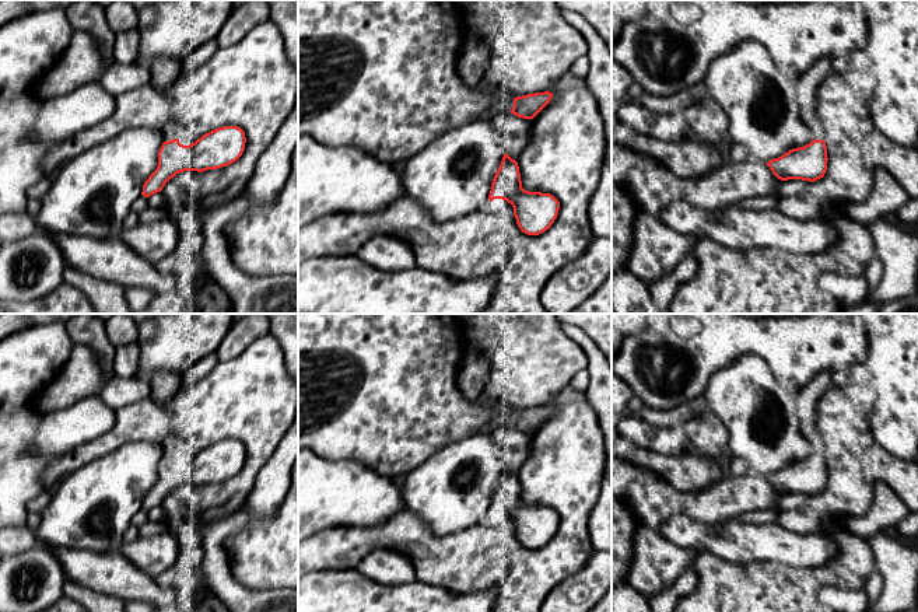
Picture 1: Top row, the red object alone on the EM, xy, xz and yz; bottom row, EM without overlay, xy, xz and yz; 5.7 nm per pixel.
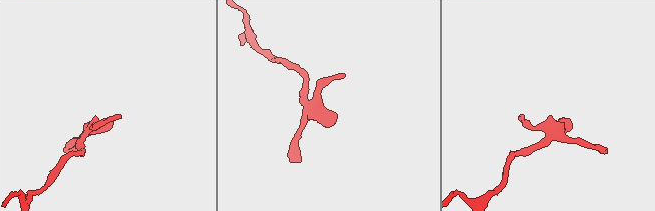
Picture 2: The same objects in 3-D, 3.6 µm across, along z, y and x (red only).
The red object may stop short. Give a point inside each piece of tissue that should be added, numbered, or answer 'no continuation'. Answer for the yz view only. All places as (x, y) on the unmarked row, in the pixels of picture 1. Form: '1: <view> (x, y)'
1: yz (806, 402)

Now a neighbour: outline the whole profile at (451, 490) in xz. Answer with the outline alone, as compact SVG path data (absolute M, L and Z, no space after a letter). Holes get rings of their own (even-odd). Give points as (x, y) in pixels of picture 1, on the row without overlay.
M476 433L445 445L404 475L400 486L406 510L416 513L431 532L445 536L473 527L488 511L505 459L491 433Z

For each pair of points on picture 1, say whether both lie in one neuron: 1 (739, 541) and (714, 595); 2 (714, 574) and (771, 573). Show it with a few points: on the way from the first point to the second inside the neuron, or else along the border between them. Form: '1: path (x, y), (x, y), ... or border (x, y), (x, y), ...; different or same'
1: border (700, 551), (708, 551), (735, 563), (761, 562); different
2: path (728, 574), (757, 574); same

